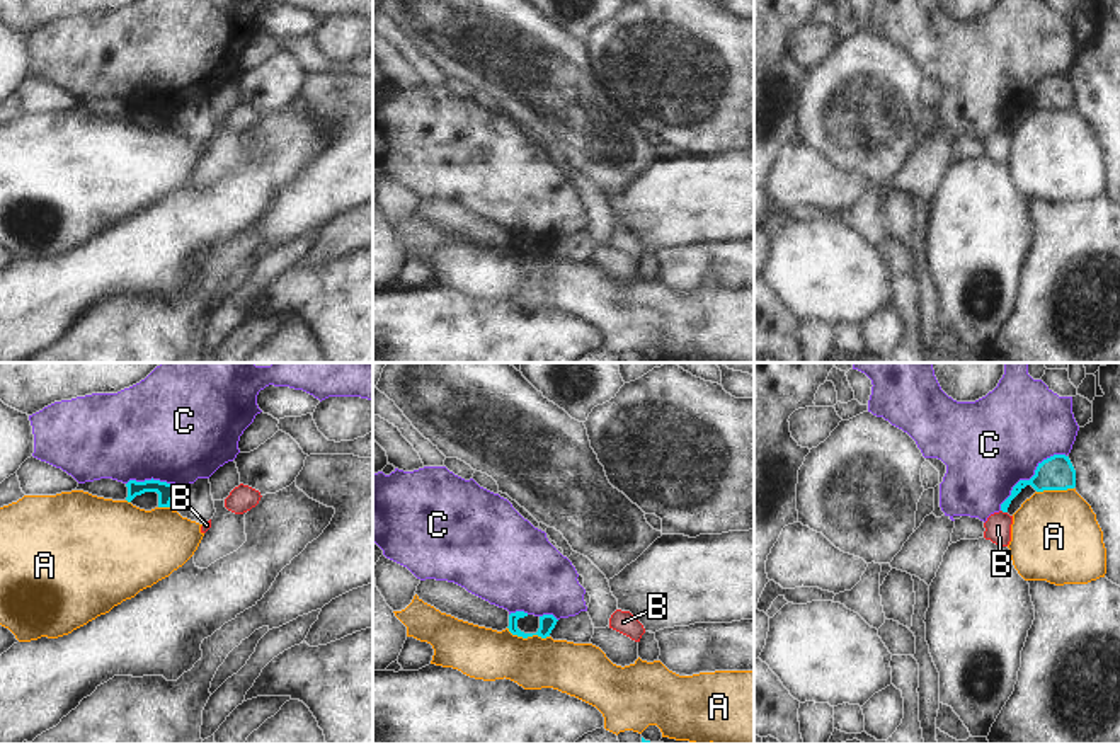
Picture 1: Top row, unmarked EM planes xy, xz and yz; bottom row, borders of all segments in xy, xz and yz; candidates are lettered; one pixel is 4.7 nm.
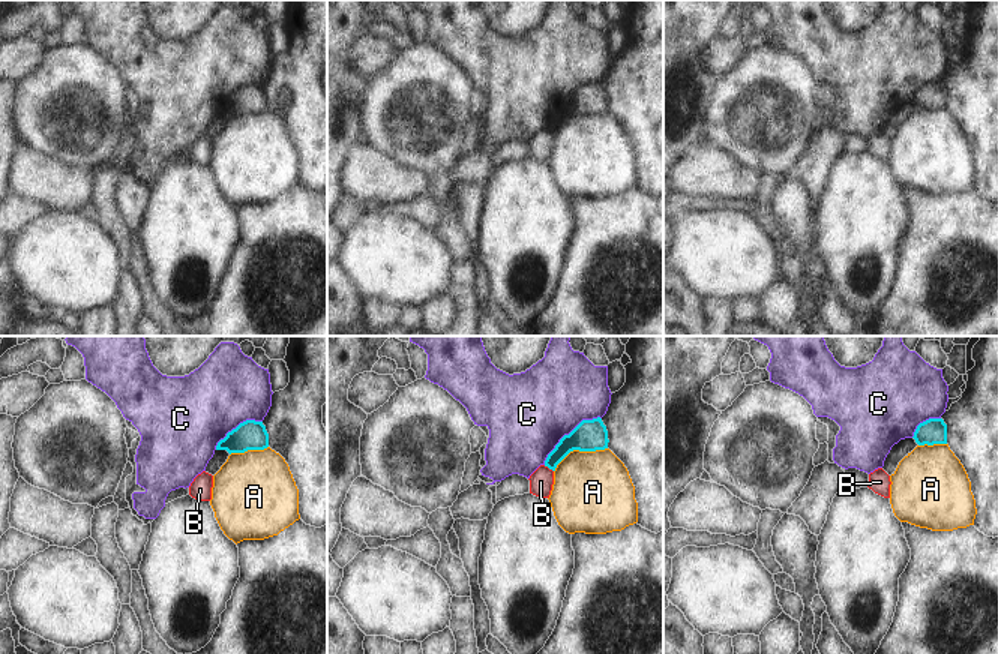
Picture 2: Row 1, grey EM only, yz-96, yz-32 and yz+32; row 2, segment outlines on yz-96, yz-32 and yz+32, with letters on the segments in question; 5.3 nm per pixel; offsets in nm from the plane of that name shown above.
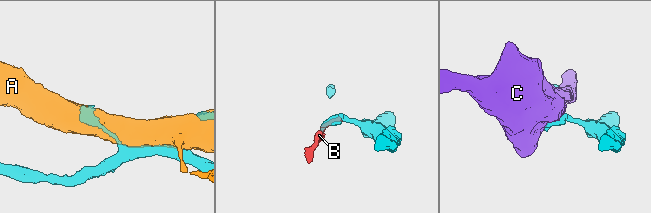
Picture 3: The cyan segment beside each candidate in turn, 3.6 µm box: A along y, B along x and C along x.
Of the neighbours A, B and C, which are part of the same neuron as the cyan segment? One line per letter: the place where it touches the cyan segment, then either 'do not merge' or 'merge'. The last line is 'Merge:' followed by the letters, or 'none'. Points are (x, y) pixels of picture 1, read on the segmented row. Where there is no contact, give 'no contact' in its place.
A: xz (528, 635) | do not merge
B: yz (1005, 511) | do not merge
C: yz (1032, 477) | do not merge
Merge: none

